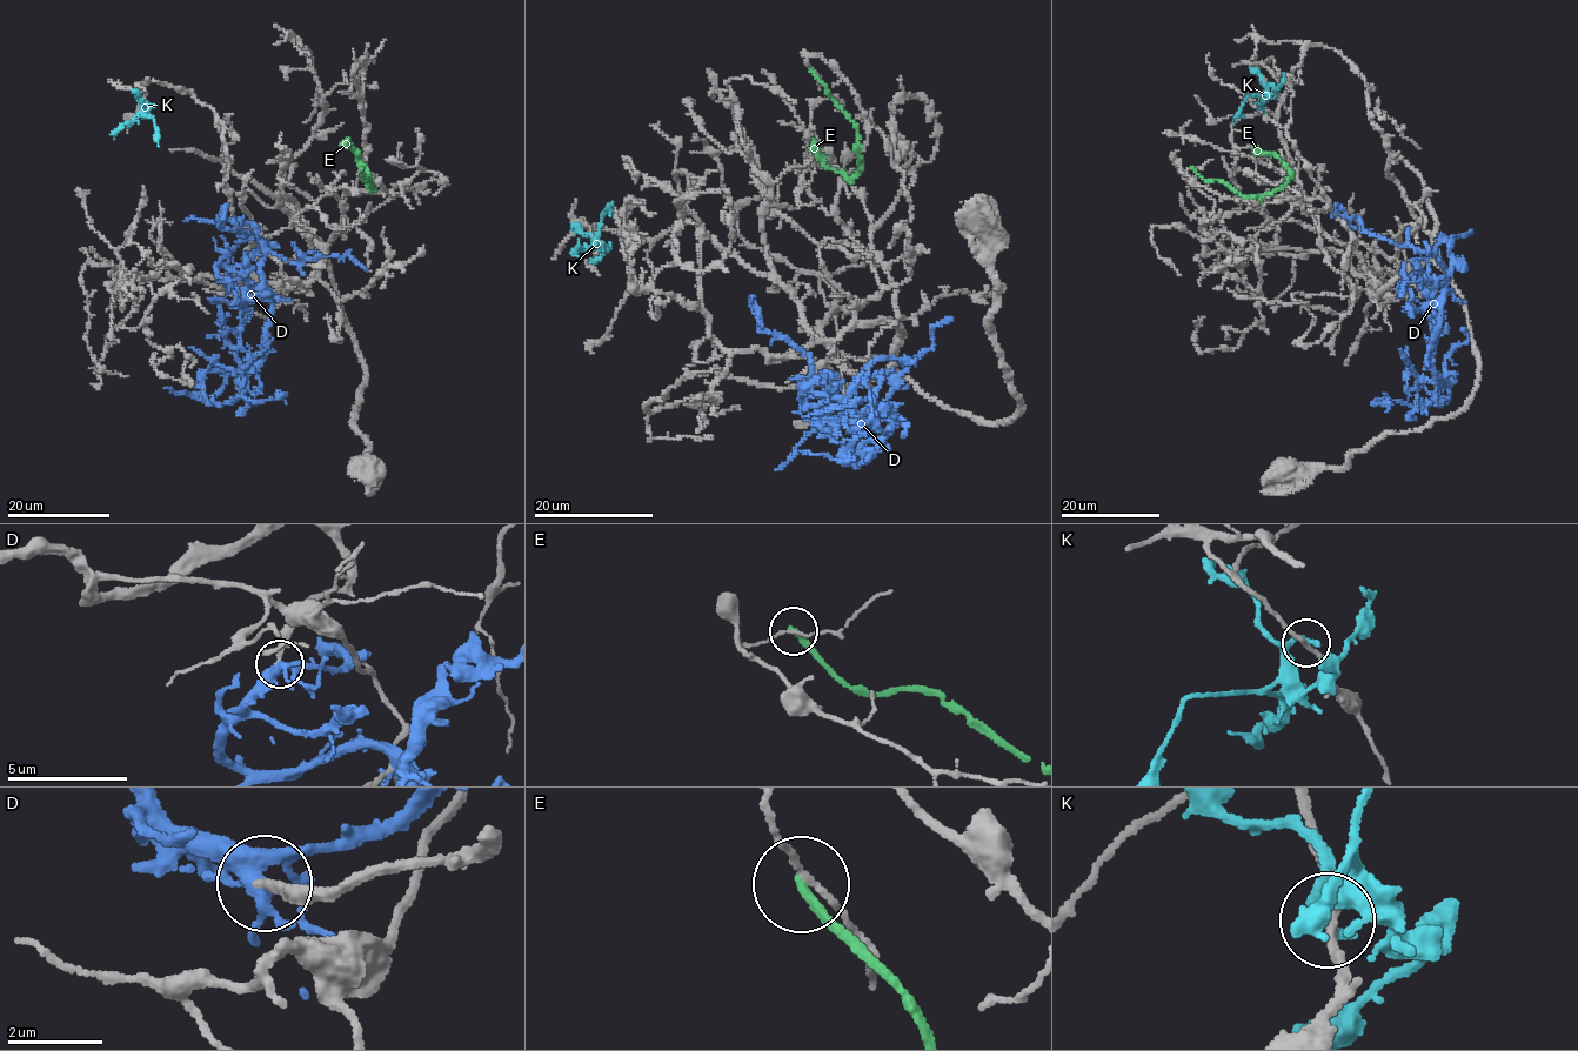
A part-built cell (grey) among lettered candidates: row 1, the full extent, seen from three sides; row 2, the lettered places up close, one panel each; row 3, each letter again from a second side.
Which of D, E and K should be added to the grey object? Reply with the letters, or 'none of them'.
none of them

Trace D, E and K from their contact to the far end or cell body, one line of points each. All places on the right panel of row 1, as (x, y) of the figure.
D: (1397, 288), (1418, 273), (1439, 303), (1429, 368), (1438, 382), (1426, 406), (1376, 399), (1385, 412)
E: (1192, 168), (1205, 180), (1219, 180), (1244, 195), (1268, 194), (1286, 180), (1289, 168), (1278, 158), (1251, 147)
K: (1271, 85), (1262, 95), (1248, 95), (1234, 122)

